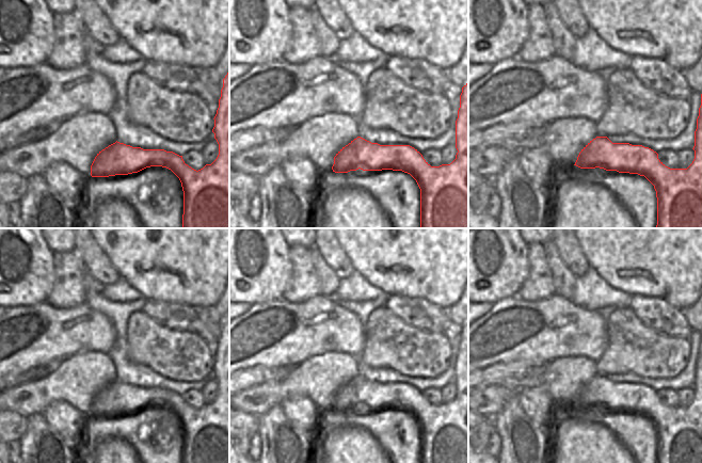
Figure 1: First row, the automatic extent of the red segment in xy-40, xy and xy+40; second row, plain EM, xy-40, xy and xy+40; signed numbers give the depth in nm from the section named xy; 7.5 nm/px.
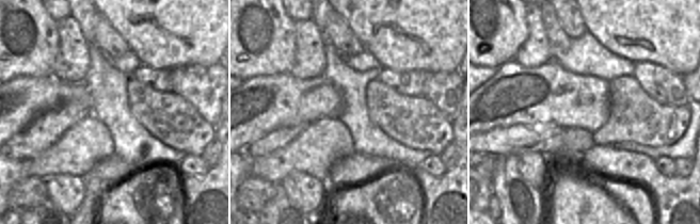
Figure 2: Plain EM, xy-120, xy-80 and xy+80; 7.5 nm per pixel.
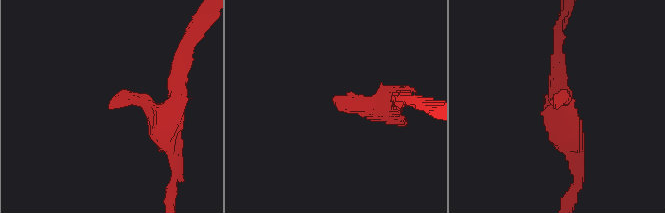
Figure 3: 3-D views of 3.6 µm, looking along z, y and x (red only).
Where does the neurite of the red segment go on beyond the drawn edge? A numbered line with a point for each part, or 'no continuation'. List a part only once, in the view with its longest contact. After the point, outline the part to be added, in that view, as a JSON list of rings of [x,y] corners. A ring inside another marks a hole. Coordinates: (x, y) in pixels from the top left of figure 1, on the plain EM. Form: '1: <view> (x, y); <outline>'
no continuation

